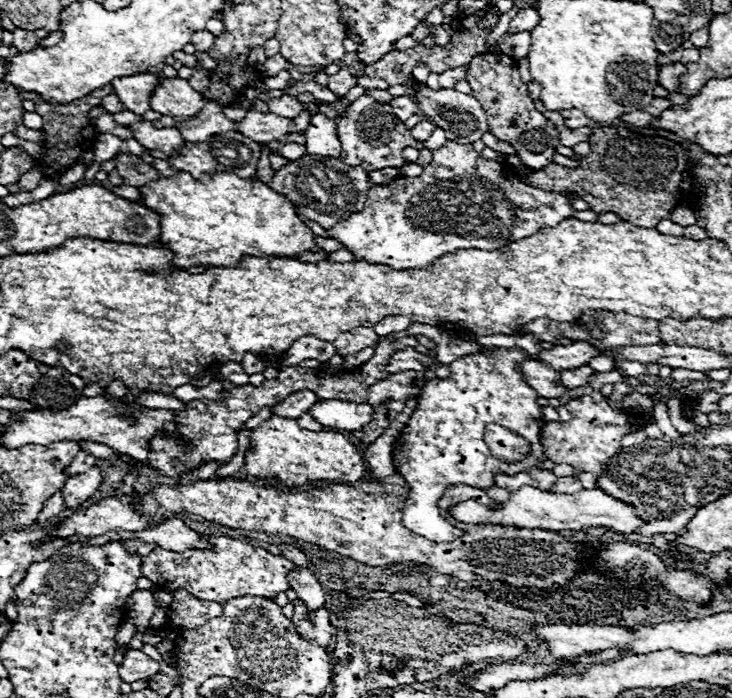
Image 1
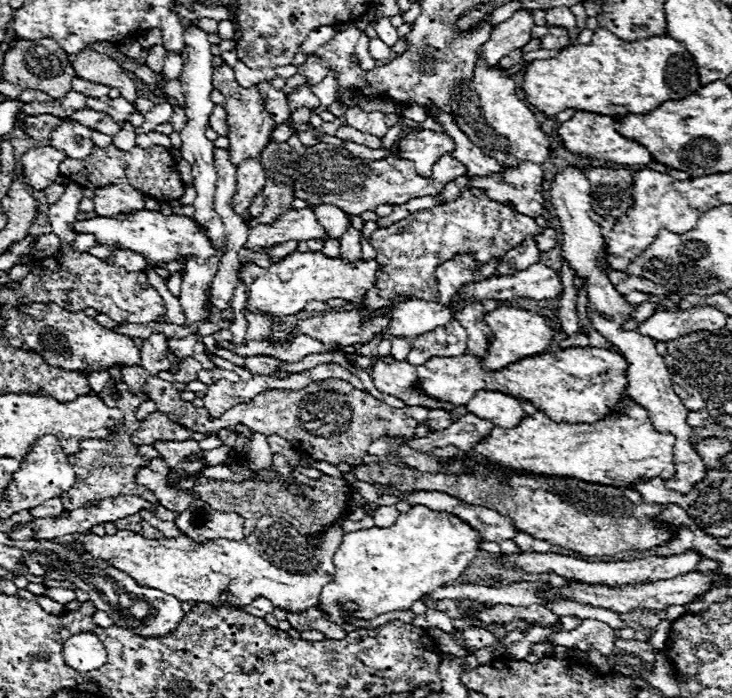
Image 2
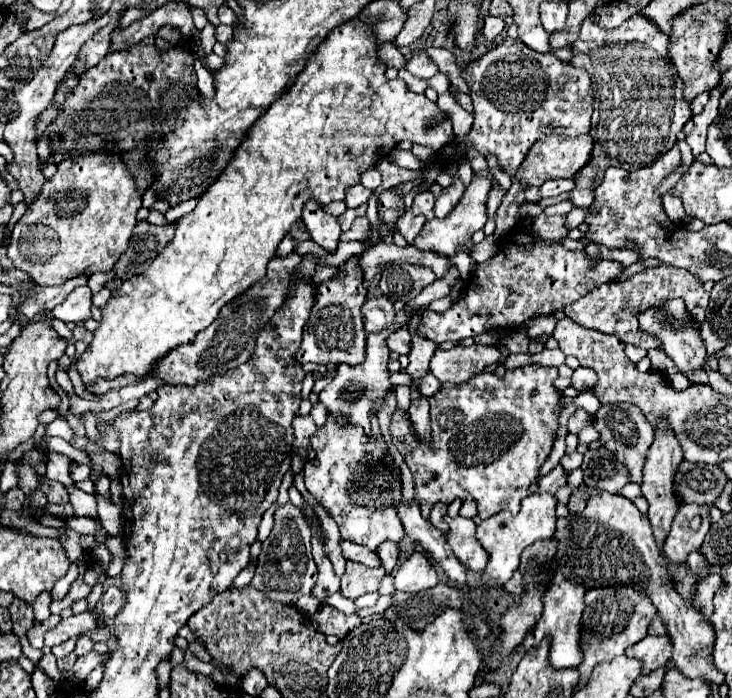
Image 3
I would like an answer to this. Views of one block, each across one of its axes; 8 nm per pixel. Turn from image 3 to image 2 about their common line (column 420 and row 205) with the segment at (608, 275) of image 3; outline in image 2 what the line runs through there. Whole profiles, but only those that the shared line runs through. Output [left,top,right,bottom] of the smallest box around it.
[314,204,348,240]

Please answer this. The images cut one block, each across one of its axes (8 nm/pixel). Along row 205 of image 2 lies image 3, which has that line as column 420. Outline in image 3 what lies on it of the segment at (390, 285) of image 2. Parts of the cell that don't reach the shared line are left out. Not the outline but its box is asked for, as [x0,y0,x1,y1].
[405,366,560,518]

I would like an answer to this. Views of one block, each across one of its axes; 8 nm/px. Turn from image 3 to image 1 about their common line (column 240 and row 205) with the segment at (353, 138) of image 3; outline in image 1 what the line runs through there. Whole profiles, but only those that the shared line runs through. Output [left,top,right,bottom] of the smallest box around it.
[138,172,318,270]

